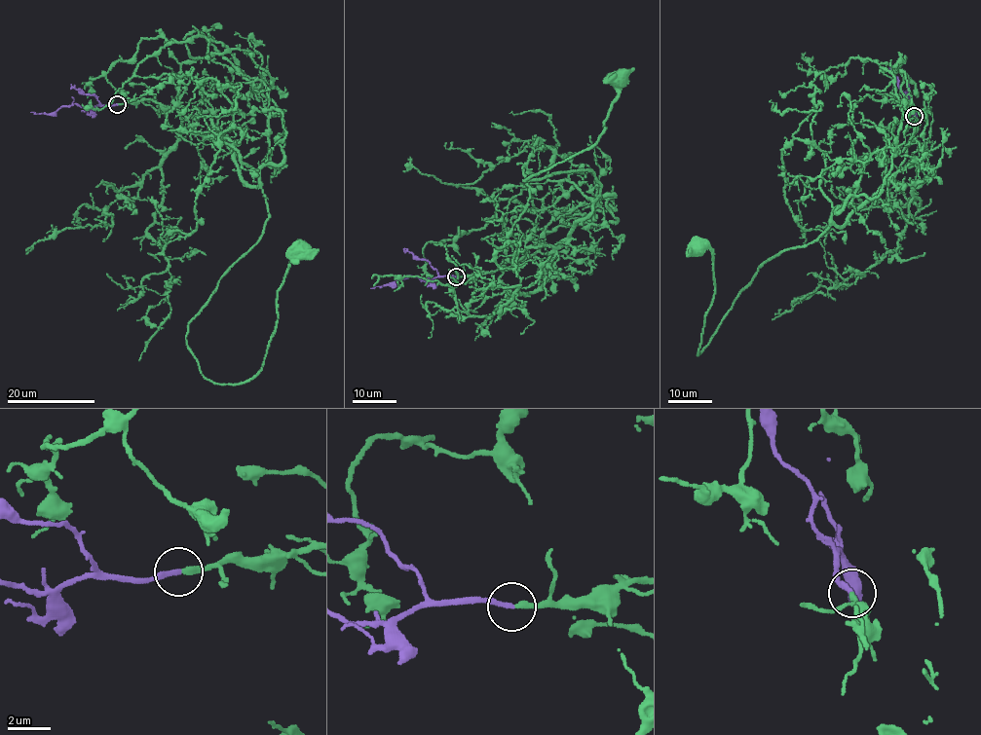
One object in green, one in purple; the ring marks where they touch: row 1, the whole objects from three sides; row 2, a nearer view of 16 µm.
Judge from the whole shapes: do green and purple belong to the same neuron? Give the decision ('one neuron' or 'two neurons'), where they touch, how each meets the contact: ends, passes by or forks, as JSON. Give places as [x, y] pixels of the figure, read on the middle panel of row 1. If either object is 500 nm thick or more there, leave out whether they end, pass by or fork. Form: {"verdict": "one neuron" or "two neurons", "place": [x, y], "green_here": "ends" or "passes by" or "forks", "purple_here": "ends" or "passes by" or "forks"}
{"verdict": "one neuron", "place": [456, 276], "green_here": "ends", "purple_here": "ends"}

